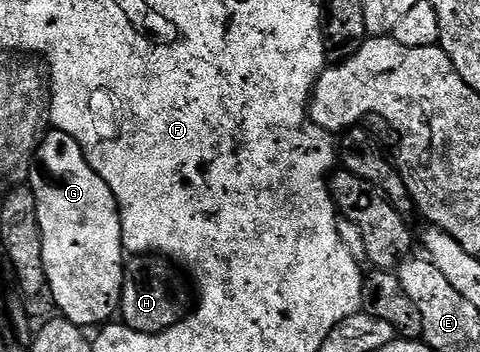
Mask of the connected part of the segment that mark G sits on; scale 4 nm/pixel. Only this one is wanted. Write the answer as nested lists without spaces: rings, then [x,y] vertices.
[[[59,129],[49,132],[38,142],[28,178],[43,237],[45,288],[67,321],[79,327],[101,327],[119,312],[122,303],[126,267],[120,211],[108,183],[92,171],[80,143]]]

